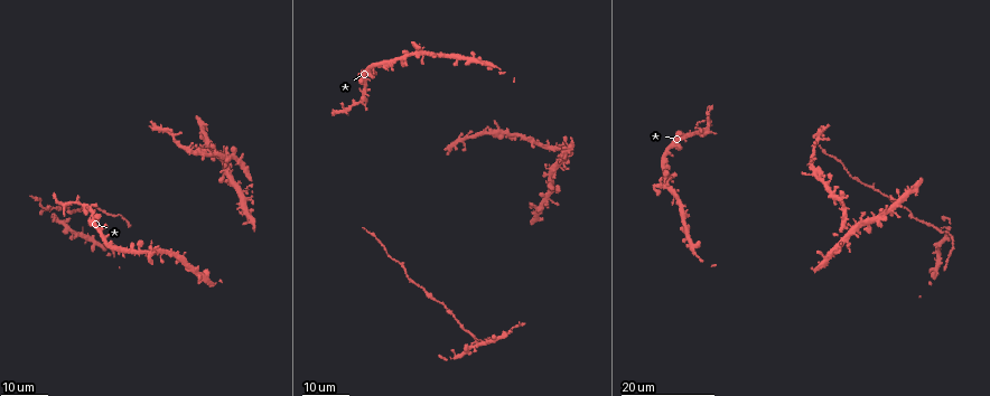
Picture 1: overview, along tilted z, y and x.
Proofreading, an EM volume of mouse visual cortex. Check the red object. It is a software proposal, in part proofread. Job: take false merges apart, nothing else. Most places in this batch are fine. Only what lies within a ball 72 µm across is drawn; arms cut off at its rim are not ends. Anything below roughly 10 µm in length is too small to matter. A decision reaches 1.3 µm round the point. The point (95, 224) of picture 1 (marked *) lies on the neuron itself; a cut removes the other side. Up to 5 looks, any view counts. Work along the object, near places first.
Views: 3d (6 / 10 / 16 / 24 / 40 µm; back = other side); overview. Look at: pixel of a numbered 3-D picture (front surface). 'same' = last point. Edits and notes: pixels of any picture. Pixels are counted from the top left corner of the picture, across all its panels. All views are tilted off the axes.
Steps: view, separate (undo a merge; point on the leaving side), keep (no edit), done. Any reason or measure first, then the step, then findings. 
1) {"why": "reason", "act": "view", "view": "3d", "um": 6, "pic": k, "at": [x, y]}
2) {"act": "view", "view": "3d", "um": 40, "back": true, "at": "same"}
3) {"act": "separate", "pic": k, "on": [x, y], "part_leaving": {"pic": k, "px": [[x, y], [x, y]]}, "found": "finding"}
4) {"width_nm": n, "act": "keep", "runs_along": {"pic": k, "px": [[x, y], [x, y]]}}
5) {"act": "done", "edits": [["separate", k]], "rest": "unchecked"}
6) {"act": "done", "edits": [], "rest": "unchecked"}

{"why": "calibre changes", "act": "view", "view": "3d", "um": 24, "pic": 1, "at": [363, 94]}

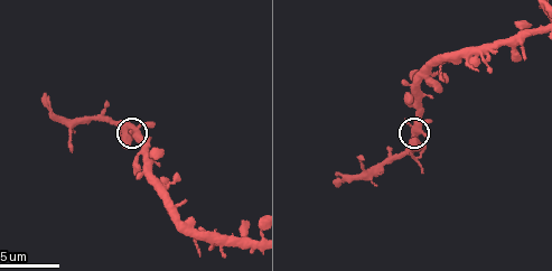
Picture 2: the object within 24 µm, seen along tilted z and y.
{"act": "view", "view": "3d", "um": 10, "pic": 2, "at": [419, 130]}

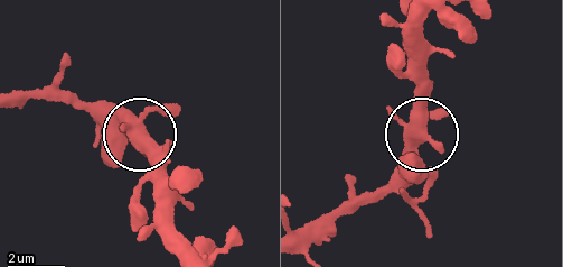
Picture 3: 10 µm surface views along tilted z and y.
{"act": "keep", "found": "all the same neuron"}

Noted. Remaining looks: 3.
{"why": "calibre changes", "act": "view", "view": "3d", "um": 24, "pic": 1, "at": [45, 209]}

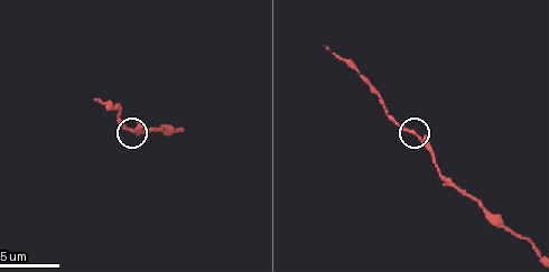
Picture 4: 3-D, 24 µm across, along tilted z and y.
{"act": "view", "view": "3d", "um": 10, "pic": 4, "at": [417, 134]}

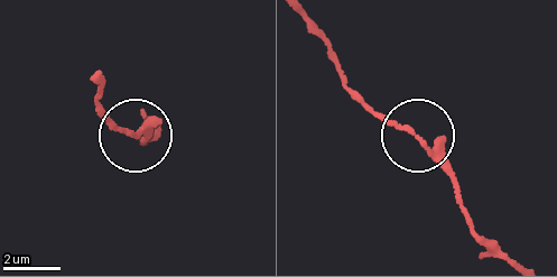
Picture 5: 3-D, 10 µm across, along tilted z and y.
{"act": "keep", "found": "one neuron here"}

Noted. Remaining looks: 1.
{"act": "done", "edits": [], "rest": "unchecked"}

